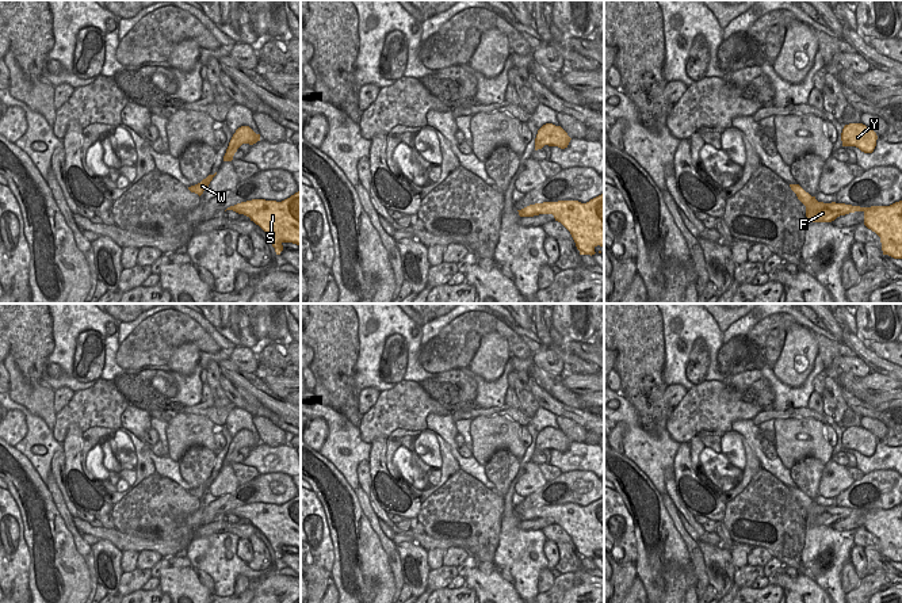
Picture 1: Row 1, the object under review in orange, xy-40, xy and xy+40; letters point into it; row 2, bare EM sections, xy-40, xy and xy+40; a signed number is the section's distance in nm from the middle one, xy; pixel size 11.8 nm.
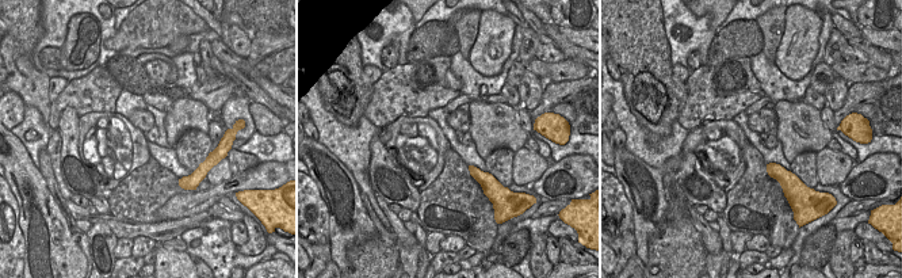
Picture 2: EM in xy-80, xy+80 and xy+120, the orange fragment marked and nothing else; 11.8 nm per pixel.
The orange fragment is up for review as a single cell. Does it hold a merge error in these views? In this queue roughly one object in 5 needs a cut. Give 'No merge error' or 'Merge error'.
No merge error

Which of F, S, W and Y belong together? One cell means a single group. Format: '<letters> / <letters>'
F S W Y

